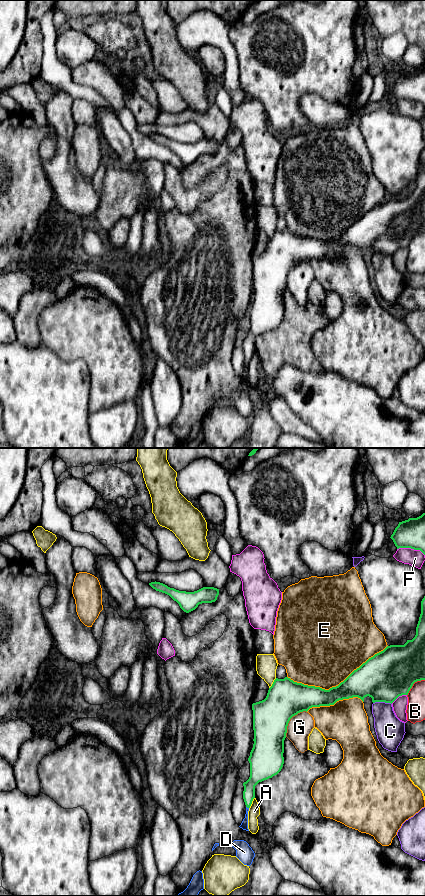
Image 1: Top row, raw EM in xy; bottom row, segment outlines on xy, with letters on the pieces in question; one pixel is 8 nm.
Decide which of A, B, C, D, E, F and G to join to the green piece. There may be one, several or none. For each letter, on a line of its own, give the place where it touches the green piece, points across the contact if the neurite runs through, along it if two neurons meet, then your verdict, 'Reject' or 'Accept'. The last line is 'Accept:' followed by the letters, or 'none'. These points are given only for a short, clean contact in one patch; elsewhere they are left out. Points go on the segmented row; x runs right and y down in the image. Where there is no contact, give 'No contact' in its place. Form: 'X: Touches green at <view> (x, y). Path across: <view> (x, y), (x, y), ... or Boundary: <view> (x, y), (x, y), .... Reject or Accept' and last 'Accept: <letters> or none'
A: Touches green at xy (251, 803). Reject
B: Touches green at xy (413, 683). Reject
C: Touches green at xy (382, 701). Reject
D: Touches green at xy (247, 807). Path across: xy (255, 777), (249, 785), (247, 807), (244, 825). Accept
E: Touches green at xy (338, 685). Reject
F: Touches green at xy (411, 548). Reject
G: Touches green at xy (289, 720). Reject
Accept: D

